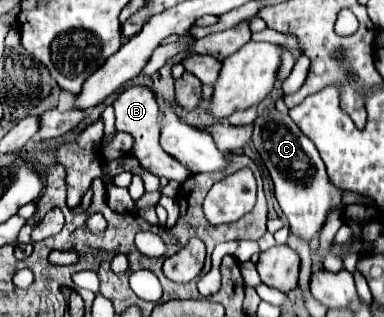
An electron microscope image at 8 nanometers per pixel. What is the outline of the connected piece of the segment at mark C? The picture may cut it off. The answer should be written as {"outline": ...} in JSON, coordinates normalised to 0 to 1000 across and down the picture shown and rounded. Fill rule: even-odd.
{"outline":[[[690,341],[659,391],[659,461],[690,511],[711,580],[716,625],[753,694],[753,719],[763,738],[794,751],[799,763],[831,738],[846,707],[857,662],[867,656],[862,631],[862,574],[846,543],[846,517],[831,492],[820,454],[768,397],[753,360],[732,360],[721,341]]]}

